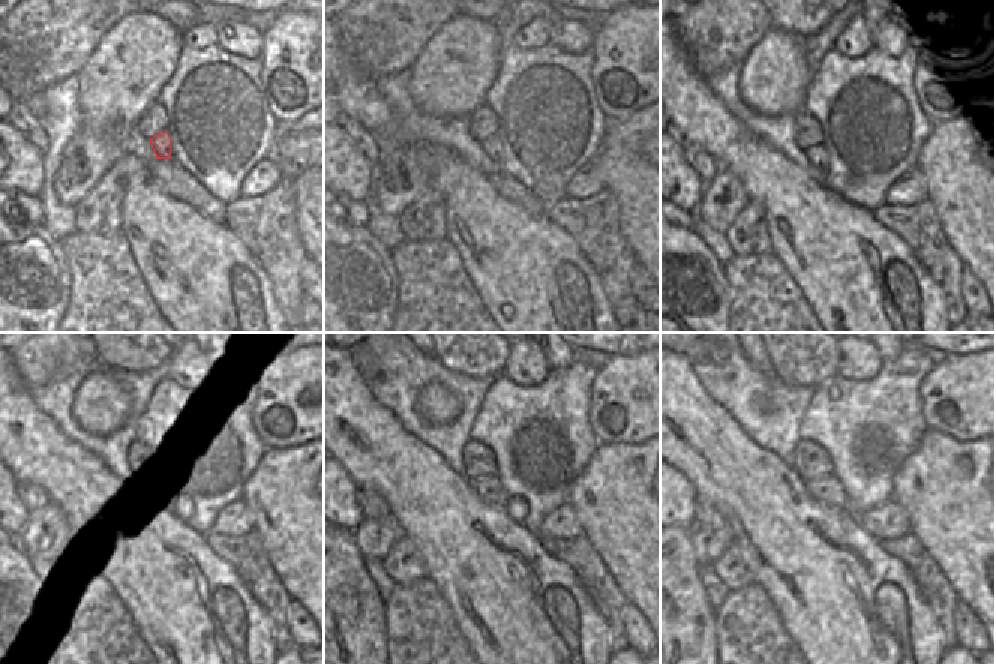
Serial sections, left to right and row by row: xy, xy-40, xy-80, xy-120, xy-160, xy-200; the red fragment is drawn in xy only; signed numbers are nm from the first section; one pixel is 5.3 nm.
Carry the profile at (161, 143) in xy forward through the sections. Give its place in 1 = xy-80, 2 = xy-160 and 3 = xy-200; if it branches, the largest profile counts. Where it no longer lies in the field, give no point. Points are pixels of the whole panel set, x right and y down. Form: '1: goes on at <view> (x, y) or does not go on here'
1: goes on at xy-80 (818, 155)
2: goes on at xy-160 (489, 489)
3: goes on at xy-200 (827, 490)

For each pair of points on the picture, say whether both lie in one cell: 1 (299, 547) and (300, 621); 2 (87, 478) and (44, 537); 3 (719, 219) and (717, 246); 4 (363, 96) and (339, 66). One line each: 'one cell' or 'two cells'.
1: two cells
2: two cells
3: two cells
4: one cell

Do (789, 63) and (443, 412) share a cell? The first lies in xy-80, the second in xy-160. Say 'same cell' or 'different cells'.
same cell

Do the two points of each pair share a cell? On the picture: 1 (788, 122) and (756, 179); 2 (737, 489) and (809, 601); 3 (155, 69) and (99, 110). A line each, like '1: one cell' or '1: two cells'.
1: two cells
2: one cell
3: one cell

